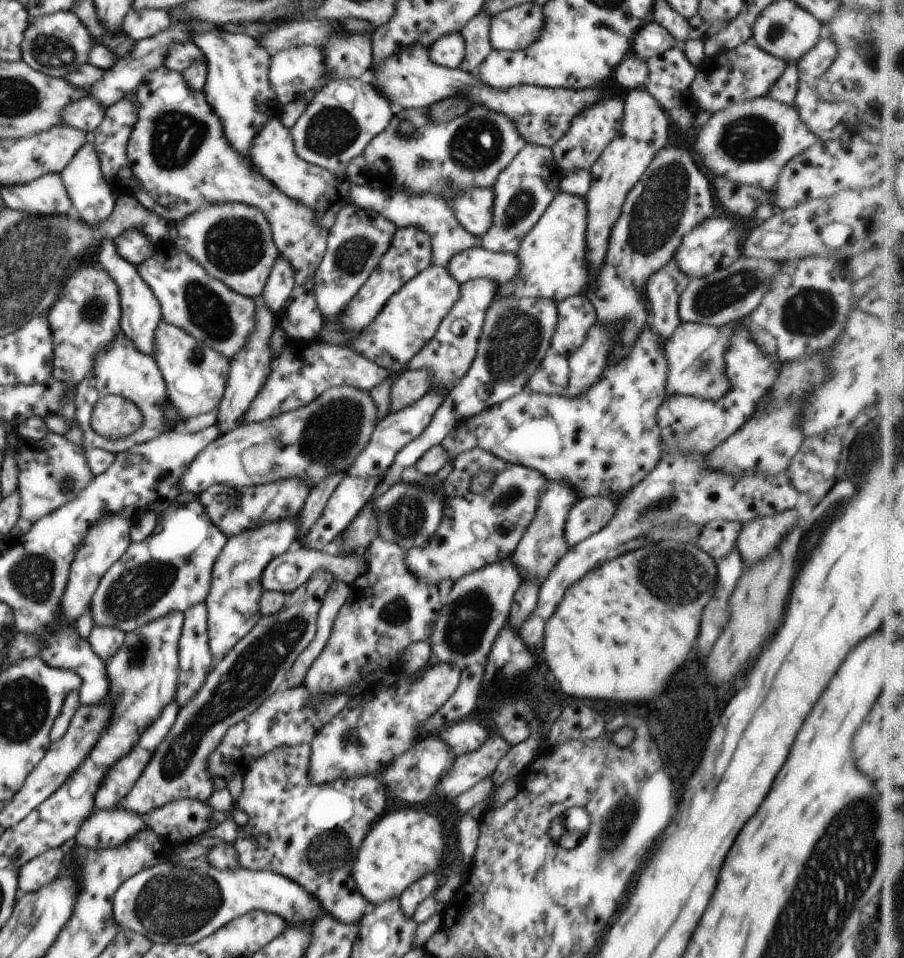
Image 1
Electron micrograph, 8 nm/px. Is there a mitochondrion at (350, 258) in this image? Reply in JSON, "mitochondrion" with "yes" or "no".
{"mitochondrion":"yes"}

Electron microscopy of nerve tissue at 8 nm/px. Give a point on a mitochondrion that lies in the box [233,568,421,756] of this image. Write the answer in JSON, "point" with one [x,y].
{"point":[351,735]}

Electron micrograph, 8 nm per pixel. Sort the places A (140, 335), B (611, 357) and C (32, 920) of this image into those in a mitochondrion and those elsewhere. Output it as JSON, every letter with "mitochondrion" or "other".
{"A":"other","B":"other","C":"mitochondrion"}

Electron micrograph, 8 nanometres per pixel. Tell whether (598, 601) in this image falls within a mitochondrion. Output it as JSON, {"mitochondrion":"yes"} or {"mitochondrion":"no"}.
{"mitochondrion":"no"}

